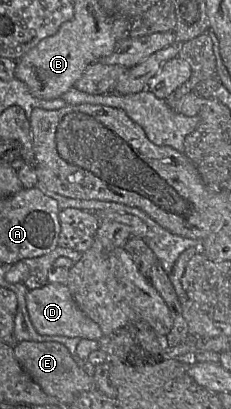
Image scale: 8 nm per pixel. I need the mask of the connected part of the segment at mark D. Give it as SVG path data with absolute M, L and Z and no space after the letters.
M46 283L37 289L27 291L26 309L32 326L40 335L64 336L95 341L103 336L100 327L77 307L65 284Z

